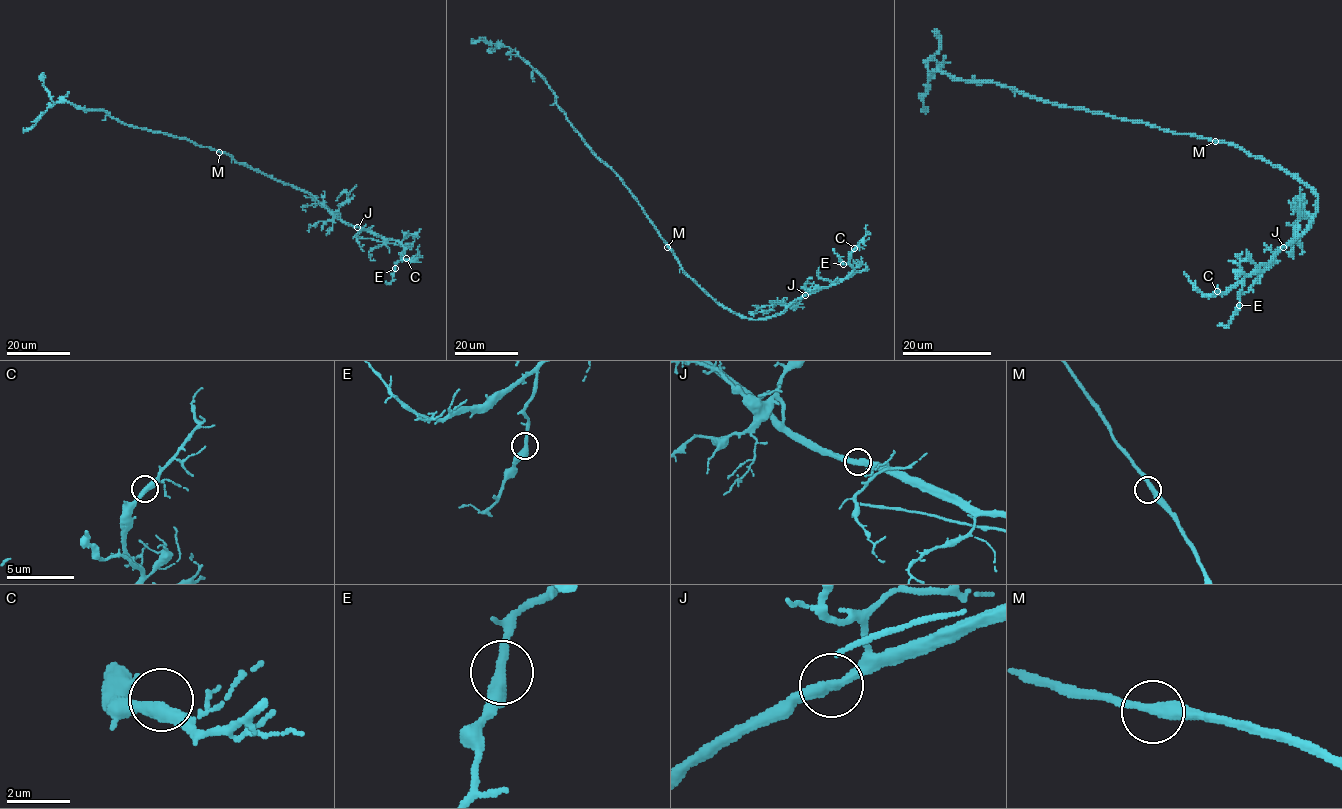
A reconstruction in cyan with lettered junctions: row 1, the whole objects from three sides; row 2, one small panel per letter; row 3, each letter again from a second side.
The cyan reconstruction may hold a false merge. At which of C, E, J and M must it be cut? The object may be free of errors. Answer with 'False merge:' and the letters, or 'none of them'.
False merge: none of them

